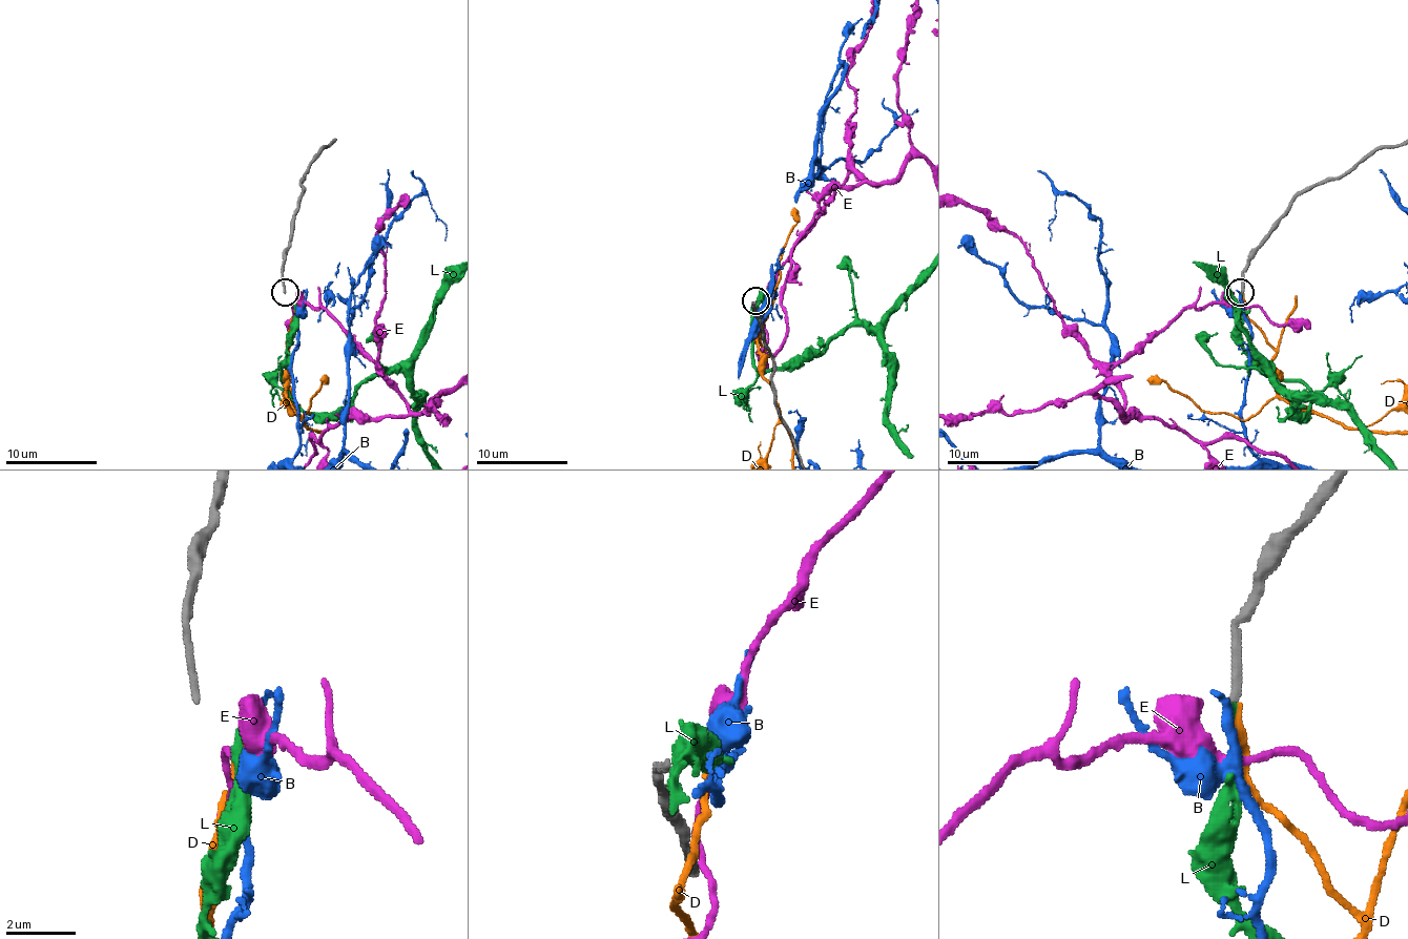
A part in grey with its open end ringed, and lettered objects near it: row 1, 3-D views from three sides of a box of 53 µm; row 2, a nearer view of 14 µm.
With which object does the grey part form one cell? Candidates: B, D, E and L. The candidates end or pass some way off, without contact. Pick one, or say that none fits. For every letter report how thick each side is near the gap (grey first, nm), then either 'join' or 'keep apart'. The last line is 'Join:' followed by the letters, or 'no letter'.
B: 240/360 nm | keep apart
D: 240/280 nm | keep apart
E: 240/550 nm | keep apart
L: 240/240 nm | keep apart
Join: no letter

